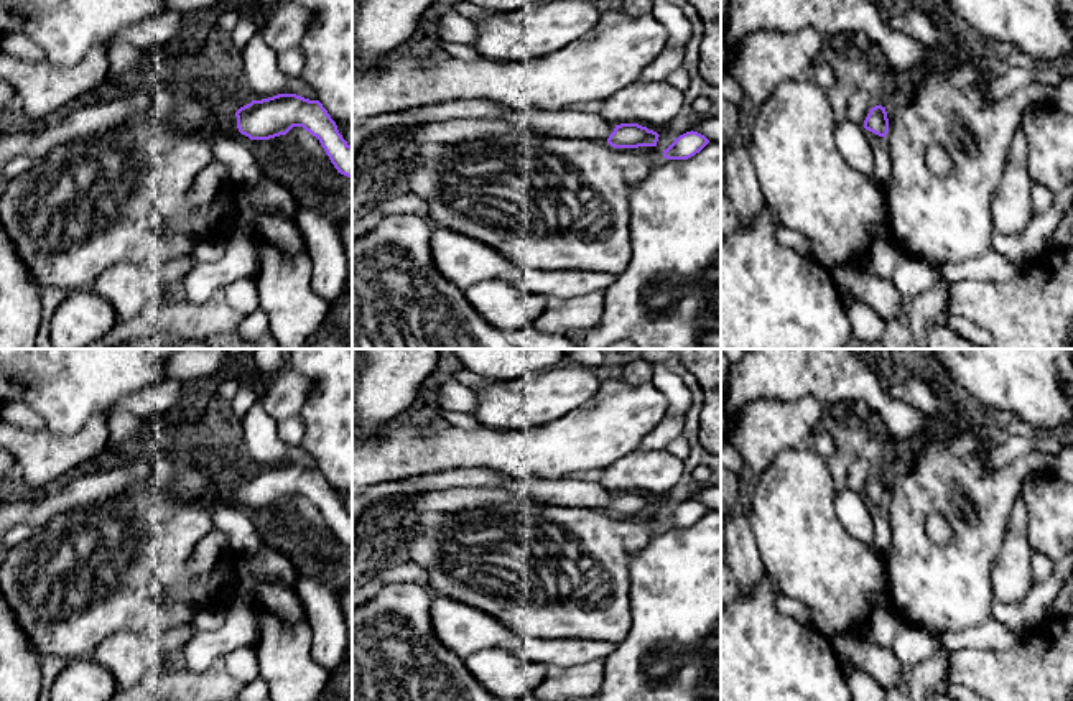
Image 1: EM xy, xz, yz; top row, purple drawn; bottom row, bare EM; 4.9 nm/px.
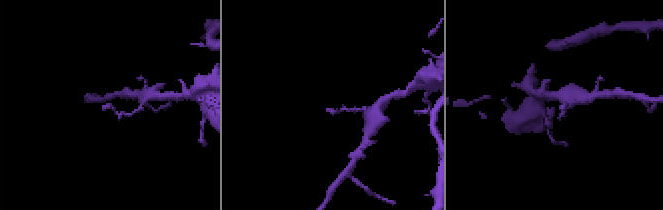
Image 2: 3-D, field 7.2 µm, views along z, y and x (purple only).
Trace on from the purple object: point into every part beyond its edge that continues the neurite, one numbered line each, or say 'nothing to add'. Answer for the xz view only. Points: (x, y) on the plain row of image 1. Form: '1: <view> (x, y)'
1: xz (568, 492)

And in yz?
1: yz (879, 515)

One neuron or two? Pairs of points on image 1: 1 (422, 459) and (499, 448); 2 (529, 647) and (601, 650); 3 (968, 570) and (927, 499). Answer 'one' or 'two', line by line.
1: one
2: one
3: one

